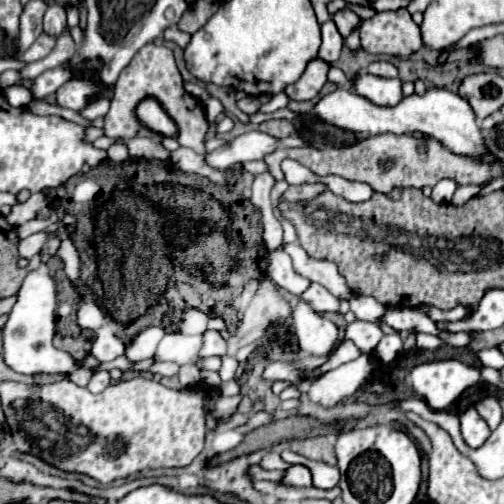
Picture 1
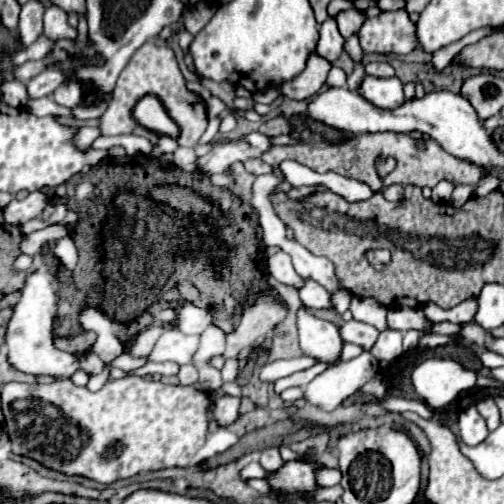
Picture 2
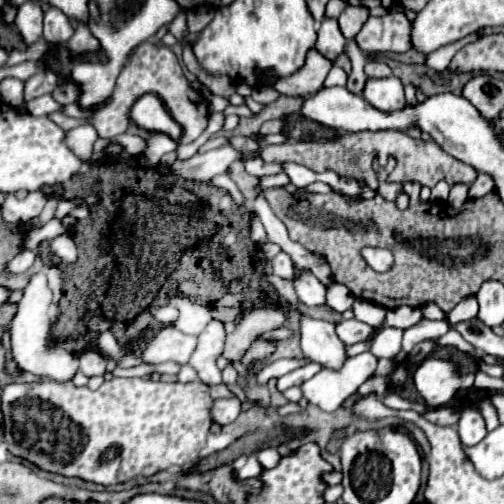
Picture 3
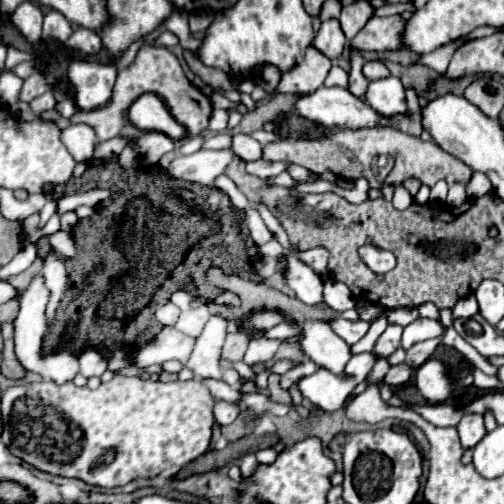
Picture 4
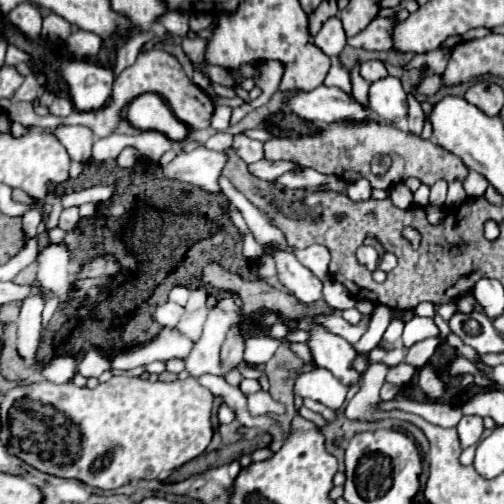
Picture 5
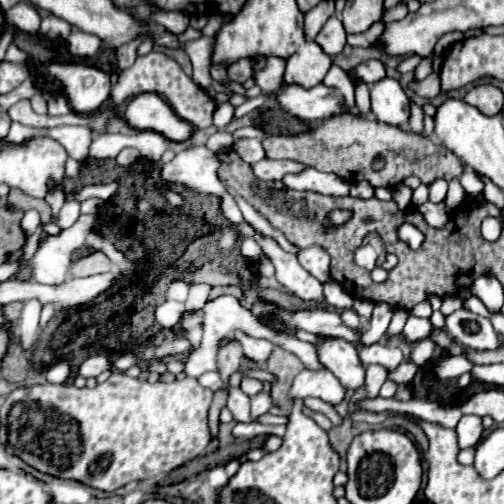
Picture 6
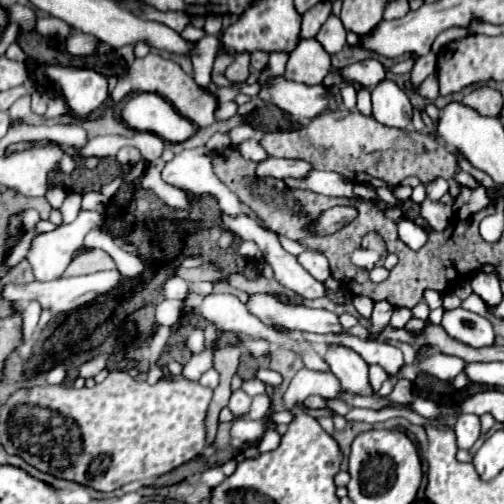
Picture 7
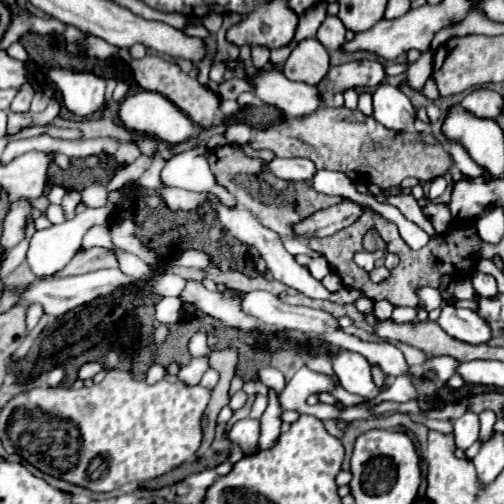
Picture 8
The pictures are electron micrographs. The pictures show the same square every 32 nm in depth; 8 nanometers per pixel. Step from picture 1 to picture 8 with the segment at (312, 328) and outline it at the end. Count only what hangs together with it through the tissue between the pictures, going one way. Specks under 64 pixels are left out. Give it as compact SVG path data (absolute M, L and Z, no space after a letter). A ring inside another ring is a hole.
M334 352L332 354L332 364L334 364L334 372L340 378L342 386L352 392L358 394L362 398L376 398L380 394L380 388L374 384L372 380L372 368L370 362L356 354L356 352Z

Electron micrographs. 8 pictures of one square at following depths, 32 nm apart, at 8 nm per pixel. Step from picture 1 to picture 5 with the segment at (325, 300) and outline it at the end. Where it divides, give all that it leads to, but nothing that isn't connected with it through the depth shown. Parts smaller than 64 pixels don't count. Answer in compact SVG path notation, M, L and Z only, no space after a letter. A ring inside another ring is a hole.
M272 250L272 258L276 262L278 280L302 302L322 300L322 282L312 276L308 268L304 268L292 252Z

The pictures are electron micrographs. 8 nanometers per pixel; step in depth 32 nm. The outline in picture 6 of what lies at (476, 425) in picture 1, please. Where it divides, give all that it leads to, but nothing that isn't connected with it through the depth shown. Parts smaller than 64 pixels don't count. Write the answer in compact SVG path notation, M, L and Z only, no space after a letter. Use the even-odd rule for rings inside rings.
M462 416L458 426L458 446L460 448L472 448L482 438L482 418L480 416Z

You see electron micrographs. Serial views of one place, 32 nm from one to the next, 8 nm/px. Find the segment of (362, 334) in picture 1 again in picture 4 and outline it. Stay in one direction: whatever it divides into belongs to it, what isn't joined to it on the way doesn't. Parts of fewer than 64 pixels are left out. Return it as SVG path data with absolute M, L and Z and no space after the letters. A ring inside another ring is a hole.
M334 318L334 320L330 320L328 324L330 324L330 328L332 328L342 340L346 340L350 346L356 344L356 342L368 332L368 322L362 322L362 320L350 322L350 320L344 320L344 318Z

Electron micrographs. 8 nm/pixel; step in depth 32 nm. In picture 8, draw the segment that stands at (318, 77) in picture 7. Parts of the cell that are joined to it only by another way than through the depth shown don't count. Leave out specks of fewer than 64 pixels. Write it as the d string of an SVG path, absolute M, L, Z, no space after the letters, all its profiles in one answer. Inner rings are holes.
M316 38L302 40L284 64L284 74L290 80L304 82L304 84L318 84L328 72L328 52Z

